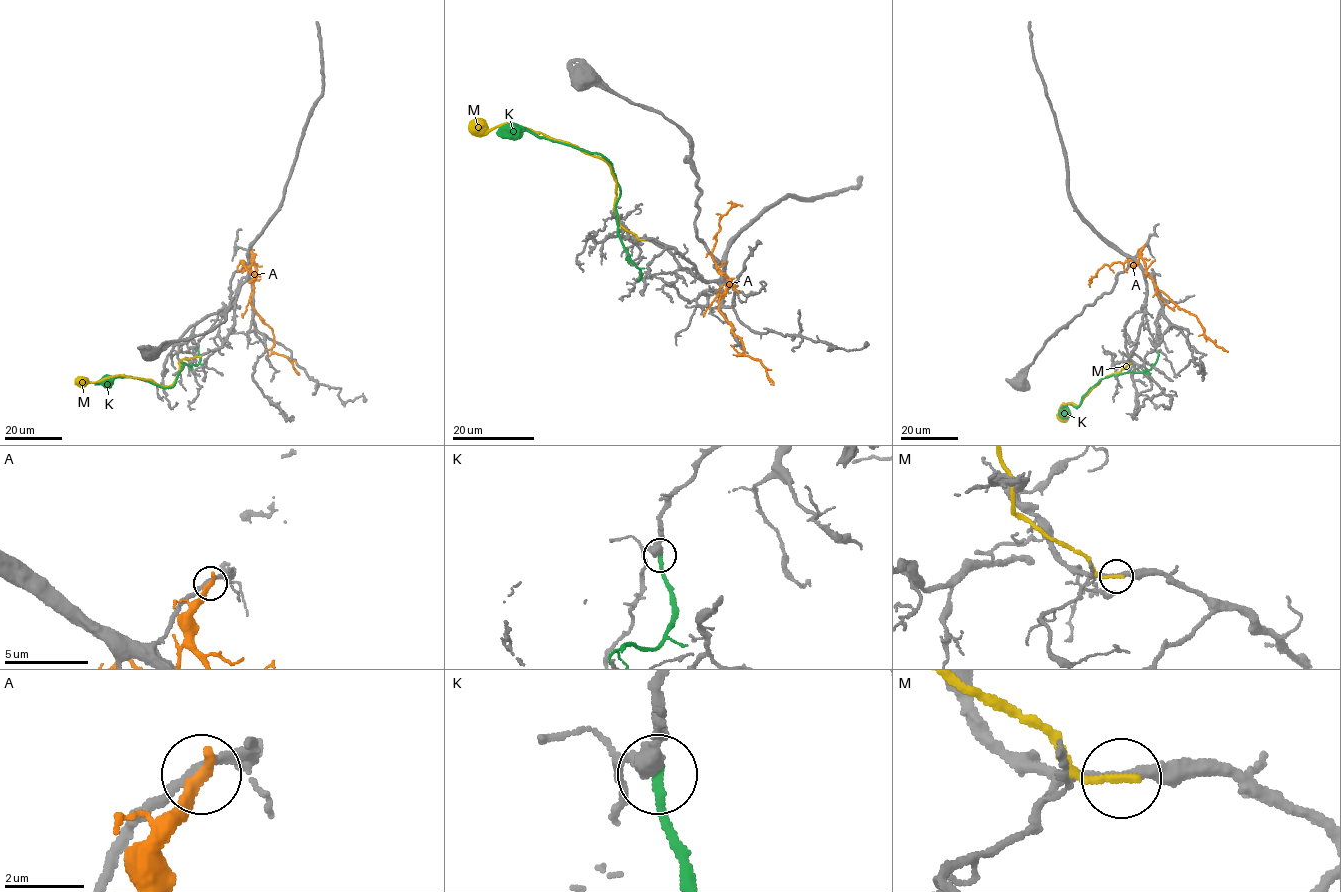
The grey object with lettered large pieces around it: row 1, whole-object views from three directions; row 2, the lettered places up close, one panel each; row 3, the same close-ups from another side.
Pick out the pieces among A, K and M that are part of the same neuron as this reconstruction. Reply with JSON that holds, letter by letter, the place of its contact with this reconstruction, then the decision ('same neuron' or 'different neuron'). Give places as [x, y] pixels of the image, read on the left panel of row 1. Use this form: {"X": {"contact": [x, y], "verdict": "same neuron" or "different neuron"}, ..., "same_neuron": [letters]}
{"A": {"contact": [251, 251], "verdict": "different neuron"}, "K": {"contact": [198, 349], "verdict": "different neuron"}, "M": {"contact": [199, 356], "verdict": "different neuron"}, "same_neuron": []}

